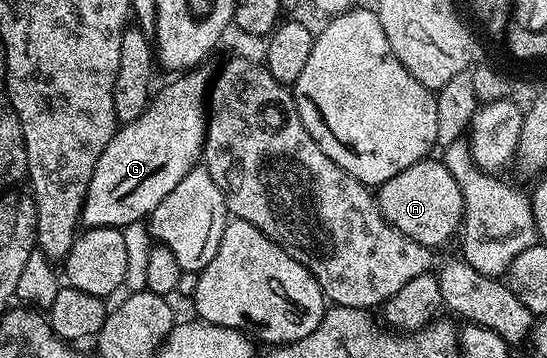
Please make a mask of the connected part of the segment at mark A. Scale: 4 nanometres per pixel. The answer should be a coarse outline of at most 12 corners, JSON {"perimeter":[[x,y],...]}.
{"perimeter":[[440,159],[378,186],[380,214],[429,247],[461,232],[463,192]]}

